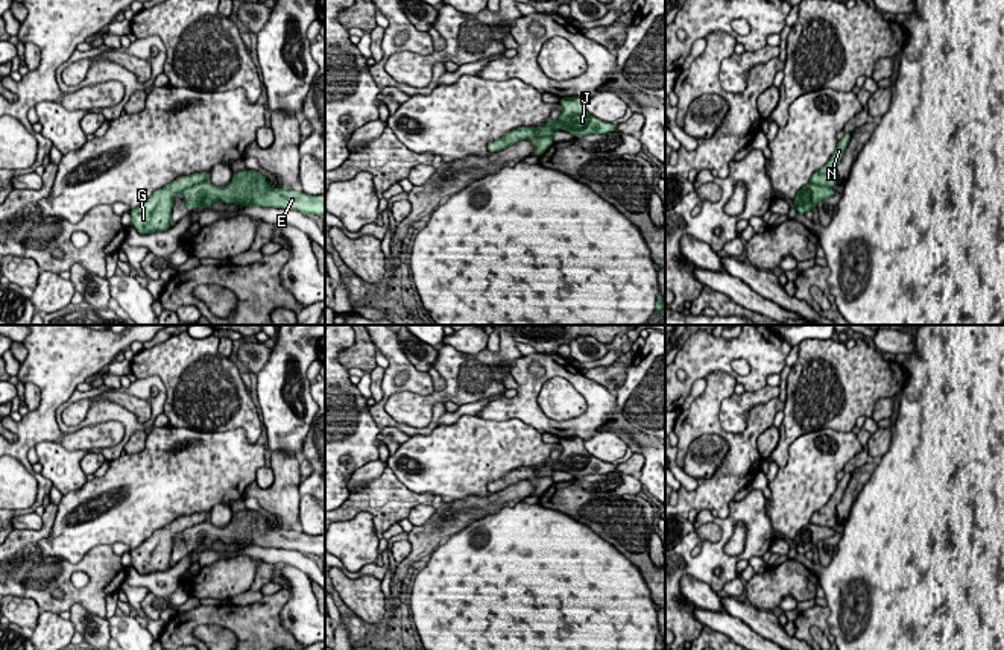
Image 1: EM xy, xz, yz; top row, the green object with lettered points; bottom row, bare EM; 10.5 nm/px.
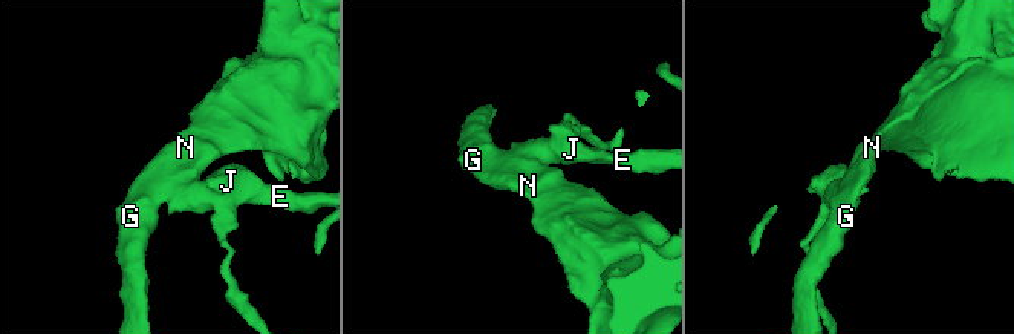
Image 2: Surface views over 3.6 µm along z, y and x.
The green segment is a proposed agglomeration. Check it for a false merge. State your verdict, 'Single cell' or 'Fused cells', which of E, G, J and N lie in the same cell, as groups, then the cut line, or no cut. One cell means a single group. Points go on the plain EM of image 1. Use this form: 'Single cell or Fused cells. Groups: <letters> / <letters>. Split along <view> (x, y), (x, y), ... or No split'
Fused cells. Groups: E J / G N. Split along xy (208, 520), (195, 524), (186, 533)

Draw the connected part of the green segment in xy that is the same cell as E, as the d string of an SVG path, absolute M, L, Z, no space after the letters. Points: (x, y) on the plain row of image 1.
M251 509L232 513L231 522L223 529L213 525L210 521L190 527L184 545L193 551L202 544L210 548L216 541L246 547L286 548L305 556L325 557L325 535L310 536L286 527L270 527L261 512Z

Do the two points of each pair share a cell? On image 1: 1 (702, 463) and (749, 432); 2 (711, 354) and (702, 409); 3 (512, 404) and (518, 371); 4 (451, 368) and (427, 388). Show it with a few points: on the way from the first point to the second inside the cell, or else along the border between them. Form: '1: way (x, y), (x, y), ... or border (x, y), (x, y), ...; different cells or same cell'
1: border (702, 433), (716, 433), (728, 445), (711, 477); different cells
2: border (705, 377), (711, 372), (726, 371), (737, 381); different cells
3: way (520, 397), (523, 394), (523, 378); same cell
4: border (435, 389), (430, 395); different cells

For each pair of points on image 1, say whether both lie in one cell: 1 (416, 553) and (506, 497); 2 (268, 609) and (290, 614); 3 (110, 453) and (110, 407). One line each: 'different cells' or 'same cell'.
1: same cell
2: different cells
3: same cell

